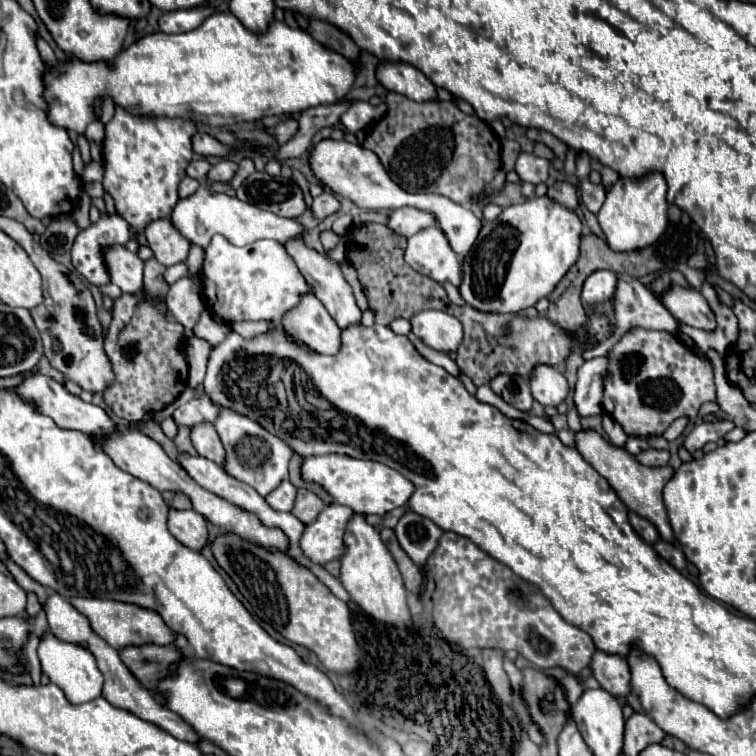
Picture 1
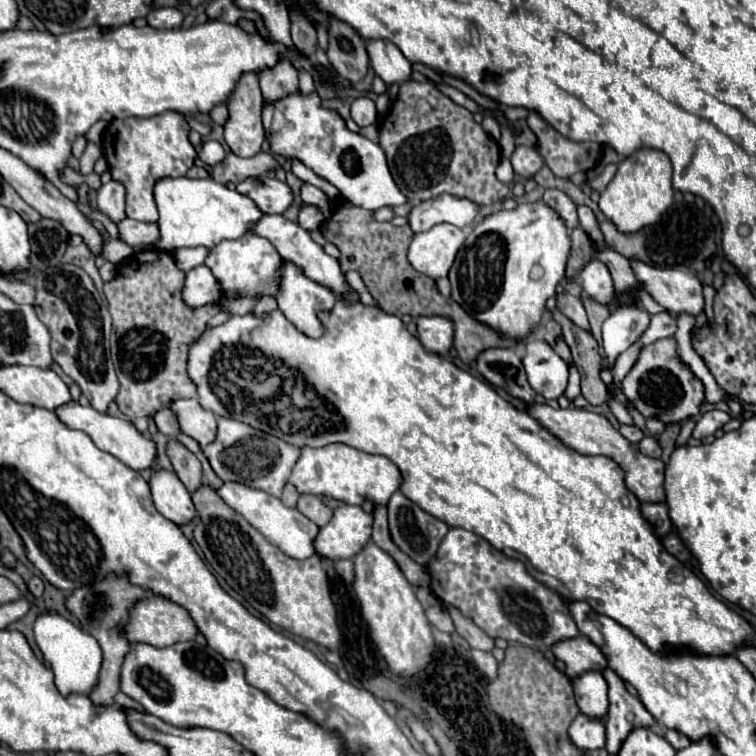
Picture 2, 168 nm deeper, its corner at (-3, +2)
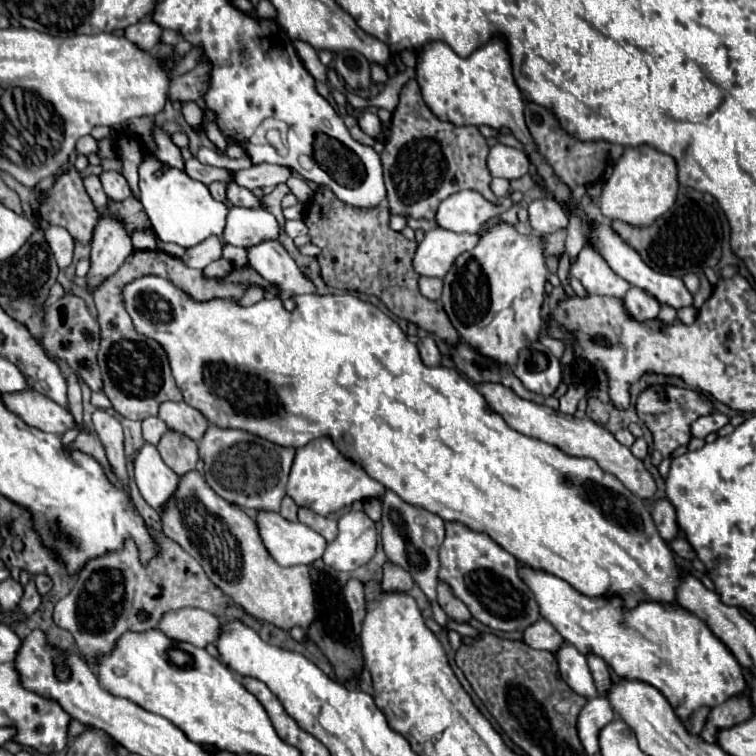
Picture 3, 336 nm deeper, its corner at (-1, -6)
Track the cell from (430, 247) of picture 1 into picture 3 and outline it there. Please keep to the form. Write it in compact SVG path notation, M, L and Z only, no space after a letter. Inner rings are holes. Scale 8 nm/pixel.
M435 227L429 233L425 233L425 239L419 243L413 267L419 275L445 277L453 261L467 249L473 249L477 241L477 233L455 233Z

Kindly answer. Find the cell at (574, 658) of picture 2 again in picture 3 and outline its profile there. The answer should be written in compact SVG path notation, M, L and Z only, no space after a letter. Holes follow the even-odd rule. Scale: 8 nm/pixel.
M539 619L523 629L523 641L533 649L547 649L555 653L563 637L557 633L557 629L547 619Z

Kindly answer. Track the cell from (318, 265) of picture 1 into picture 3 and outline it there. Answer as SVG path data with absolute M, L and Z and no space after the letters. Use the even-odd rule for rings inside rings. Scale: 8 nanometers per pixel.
M229 205L225 231L223 231L225 243L237 247L257 245L257 241L265 241L265 237L277 239L277 233L279 233L279 225L269 211Z

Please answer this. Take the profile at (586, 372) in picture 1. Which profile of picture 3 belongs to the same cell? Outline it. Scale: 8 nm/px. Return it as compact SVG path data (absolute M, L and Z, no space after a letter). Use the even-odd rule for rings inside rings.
M631 287L623 301L625 301L625 309L629 309L629 313L637 317L637 321L647 321L659 315L659 307L661 307L659 301L653 295L649 295L645 289Z

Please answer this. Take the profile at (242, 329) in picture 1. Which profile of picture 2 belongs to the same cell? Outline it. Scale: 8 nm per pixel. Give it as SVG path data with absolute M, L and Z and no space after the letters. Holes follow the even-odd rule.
M263 297L255 307L253 307L253 315L257 315L257 317L263 317L263 315L267 315L267 313L271 313L271 311L275 311L277 309L277 301L273 299L273 297Z

